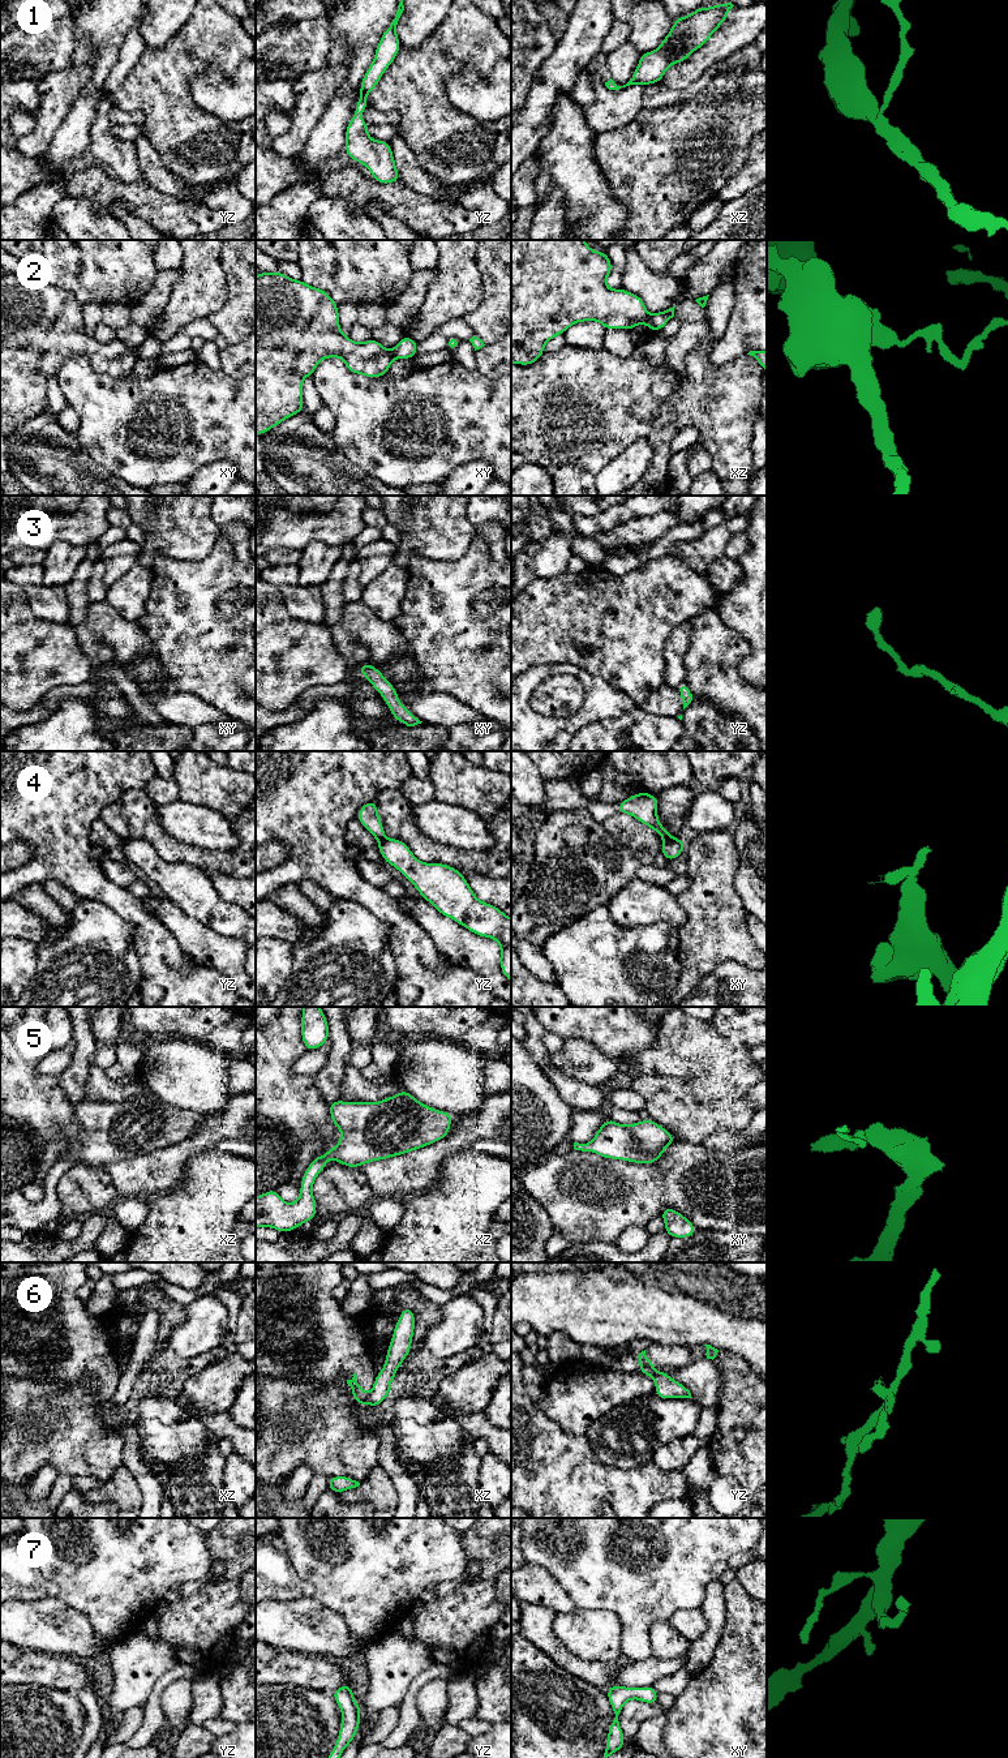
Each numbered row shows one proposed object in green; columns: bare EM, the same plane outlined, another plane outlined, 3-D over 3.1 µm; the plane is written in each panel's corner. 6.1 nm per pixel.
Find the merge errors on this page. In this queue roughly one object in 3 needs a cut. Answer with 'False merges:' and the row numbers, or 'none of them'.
False merges: 2, 4, 6

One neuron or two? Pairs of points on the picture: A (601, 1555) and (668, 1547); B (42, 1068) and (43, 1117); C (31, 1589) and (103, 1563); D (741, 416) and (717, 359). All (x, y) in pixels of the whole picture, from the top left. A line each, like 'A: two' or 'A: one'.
A: one
B: two
C: two
D: two

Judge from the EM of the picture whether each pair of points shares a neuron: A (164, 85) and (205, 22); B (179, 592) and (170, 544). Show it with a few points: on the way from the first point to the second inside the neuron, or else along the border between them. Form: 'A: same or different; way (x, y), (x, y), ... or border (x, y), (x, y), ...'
A: same; way (170, 69), (181, 58), (181, 50), (193, 38)
B: different; border (204, 558), (184, 561), (157, 554), (150, 569)

